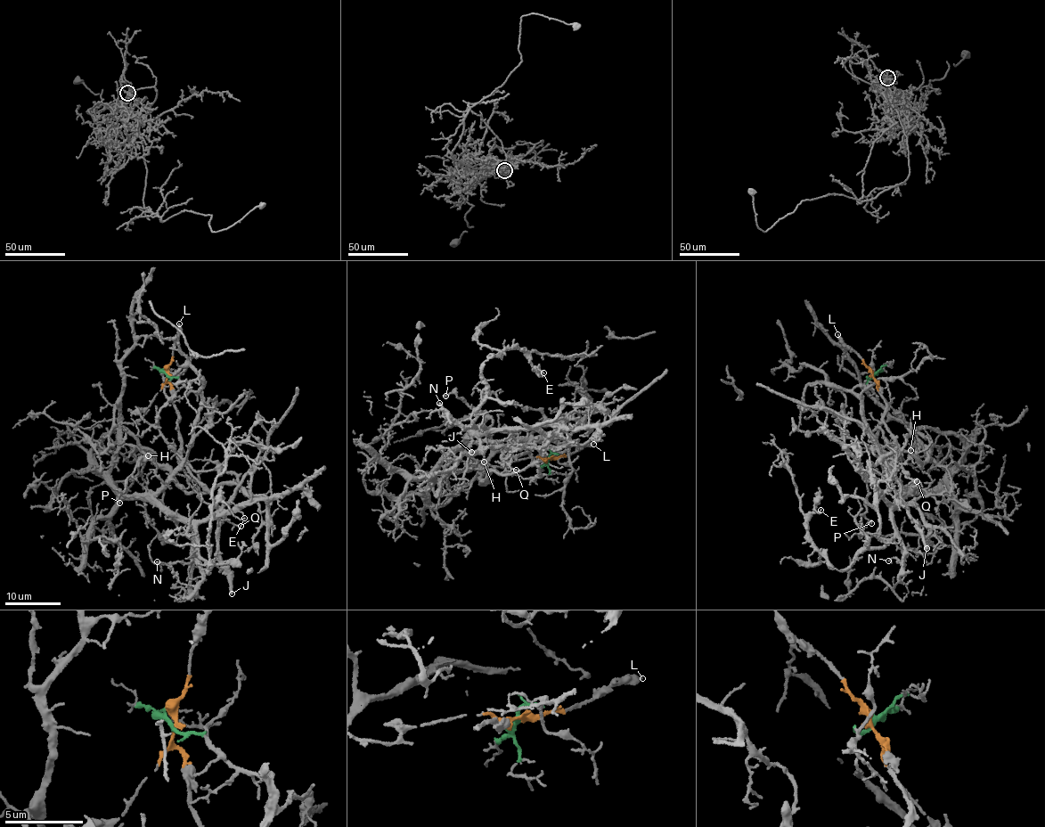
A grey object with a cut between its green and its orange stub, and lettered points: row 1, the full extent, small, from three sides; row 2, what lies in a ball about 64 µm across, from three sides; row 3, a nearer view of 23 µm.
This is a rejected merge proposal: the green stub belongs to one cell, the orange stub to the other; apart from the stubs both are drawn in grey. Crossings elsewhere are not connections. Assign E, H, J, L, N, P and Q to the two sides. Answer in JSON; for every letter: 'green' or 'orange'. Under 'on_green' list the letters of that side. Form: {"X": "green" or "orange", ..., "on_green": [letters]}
{"E": "green", "H": "green", "J": "orange", "L": "orange", "N": "green", "P": "green", "Q": "green", "on_green": ["E", "H", "N", "P", "Q"]}

